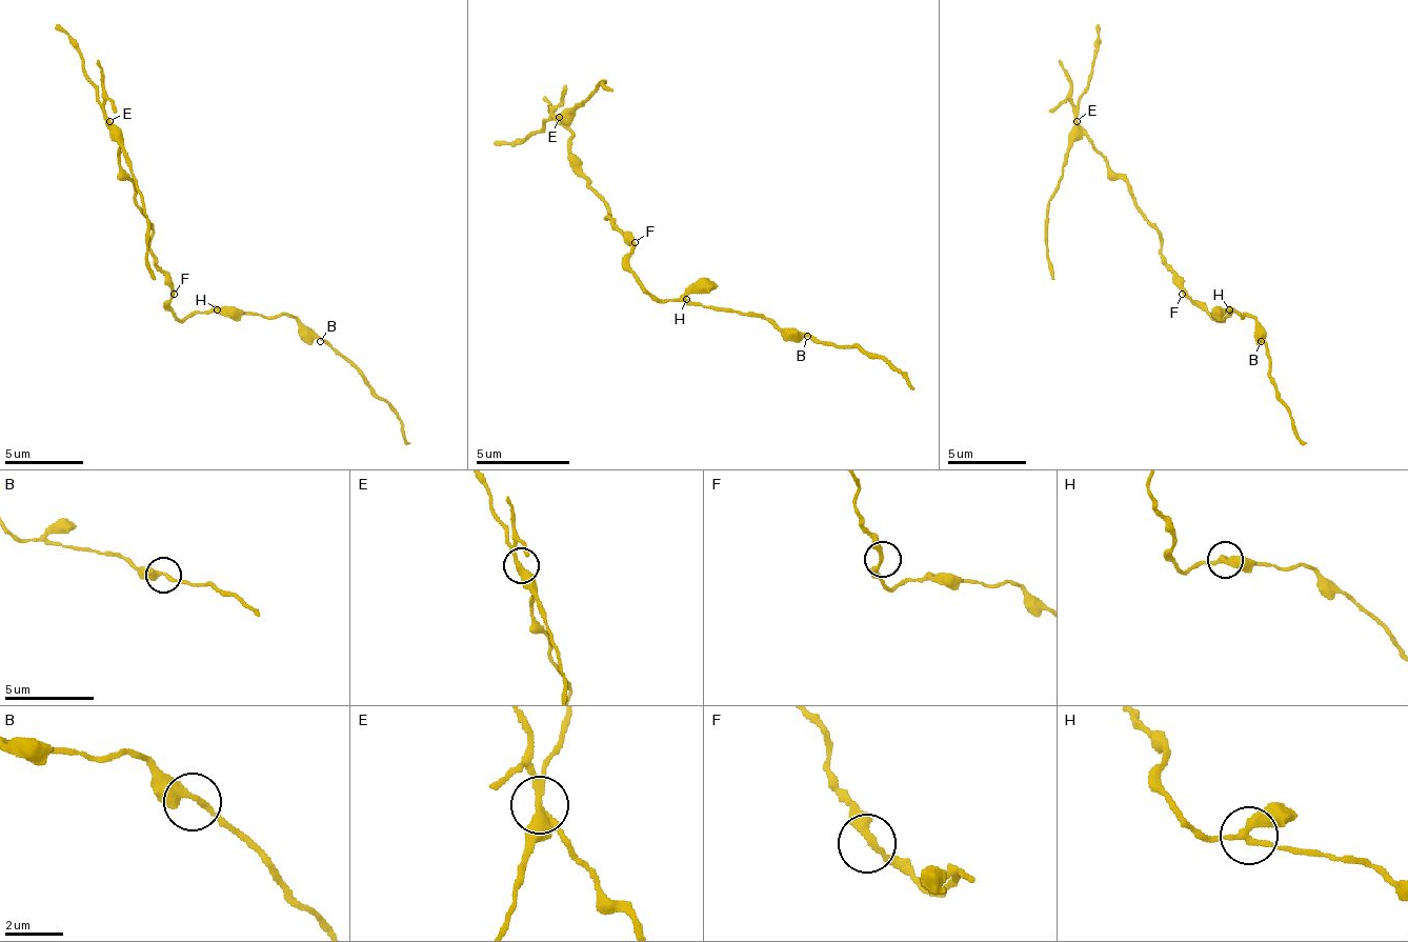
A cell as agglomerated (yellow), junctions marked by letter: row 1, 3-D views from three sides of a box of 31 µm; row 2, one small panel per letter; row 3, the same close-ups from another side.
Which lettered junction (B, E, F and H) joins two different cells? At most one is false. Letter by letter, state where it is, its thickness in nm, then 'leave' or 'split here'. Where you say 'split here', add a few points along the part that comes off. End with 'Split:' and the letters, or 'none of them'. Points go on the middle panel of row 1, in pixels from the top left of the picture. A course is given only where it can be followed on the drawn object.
B: at (807, 336); 320 nm thick; leave
E: at (559, 117); 280 nm thick; split here; foreign part runs (560, 116), (597, 83), (611, 93)
F: at (635, 242); 280 nm thick; leave
H: at (686, 299); 260 nm thick; leave
Split: E

